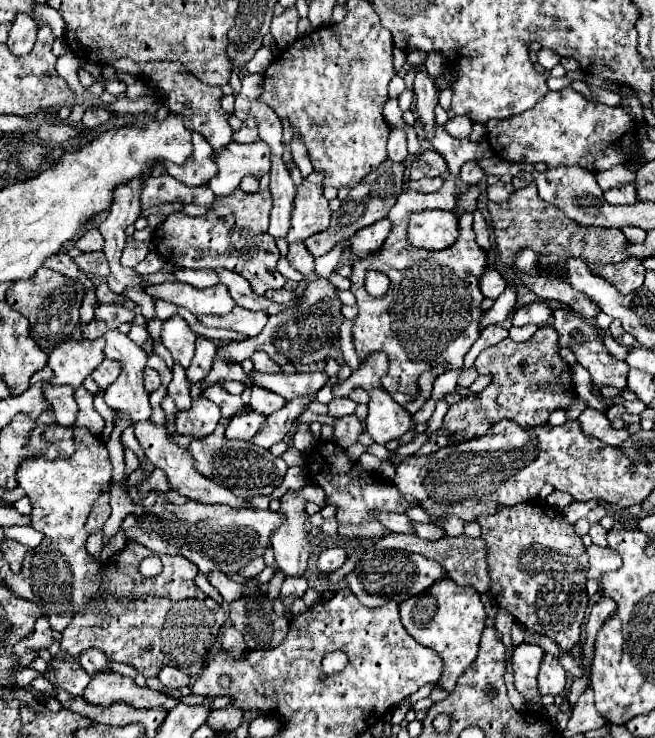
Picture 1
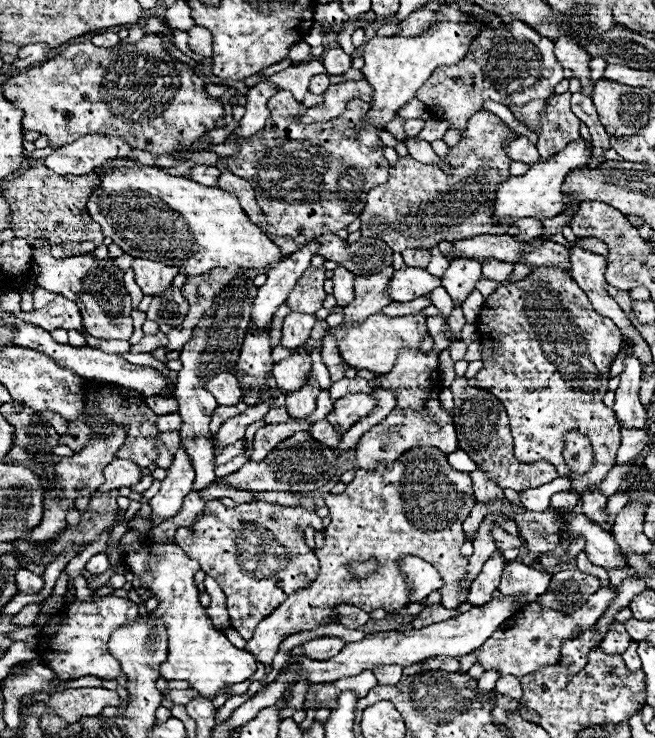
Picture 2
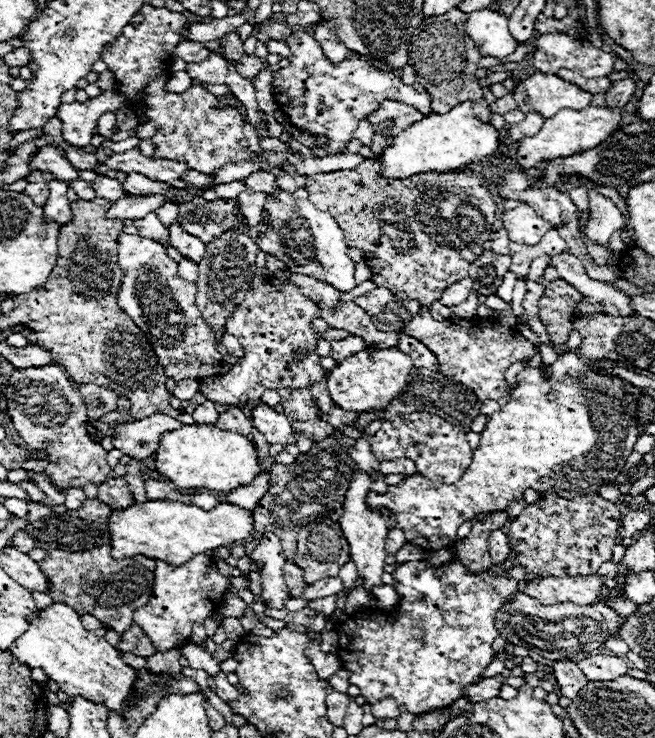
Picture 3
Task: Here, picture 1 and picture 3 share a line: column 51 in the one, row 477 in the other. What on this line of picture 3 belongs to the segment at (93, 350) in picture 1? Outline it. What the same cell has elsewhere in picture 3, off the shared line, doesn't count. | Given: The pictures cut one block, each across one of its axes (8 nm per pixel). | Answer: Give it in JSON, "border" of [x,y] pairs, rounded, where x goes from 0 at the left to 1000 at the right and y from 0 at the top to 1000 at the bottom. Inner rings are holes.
{"border":[[[544,637],[540,648],[534,650],[531,667],[528,667],[528,678],[525,678],[525,699],[519,702],[519,715],[534,737],[534,756],[544,764],[547,780],[556,786],[556,797],[562,799],[565,810],[568,810],[568,821],[574,821],[574,810],[568,808],[568,797],[571,794],[583,794],[583,778],[586,778],[586,756],[592,753],[586,745],[589,737],[589,726],[592,726],[592,696],[589,694],[574,694],[574,691],[562,691],[559,688],[559,669],[562,664],[574,664],[574,667],[589,667],[592,659],[586,653],[586,645],[580,645],[574,653],[565,653],[562,642],[553,637]]]}

